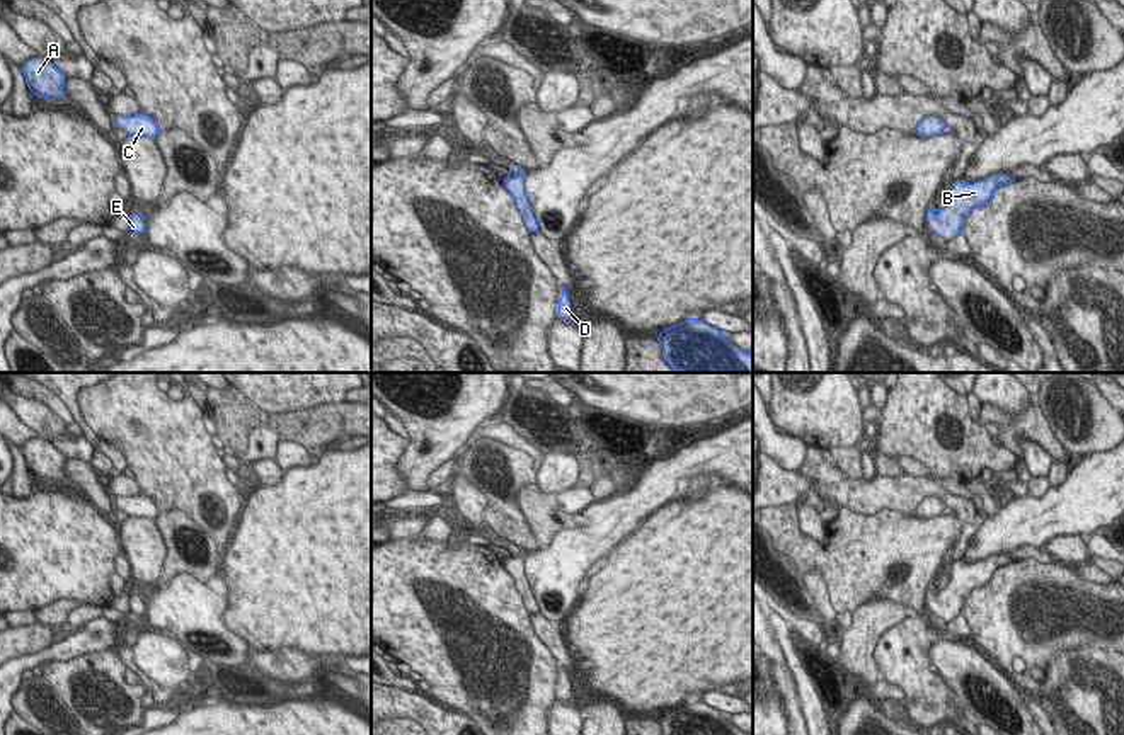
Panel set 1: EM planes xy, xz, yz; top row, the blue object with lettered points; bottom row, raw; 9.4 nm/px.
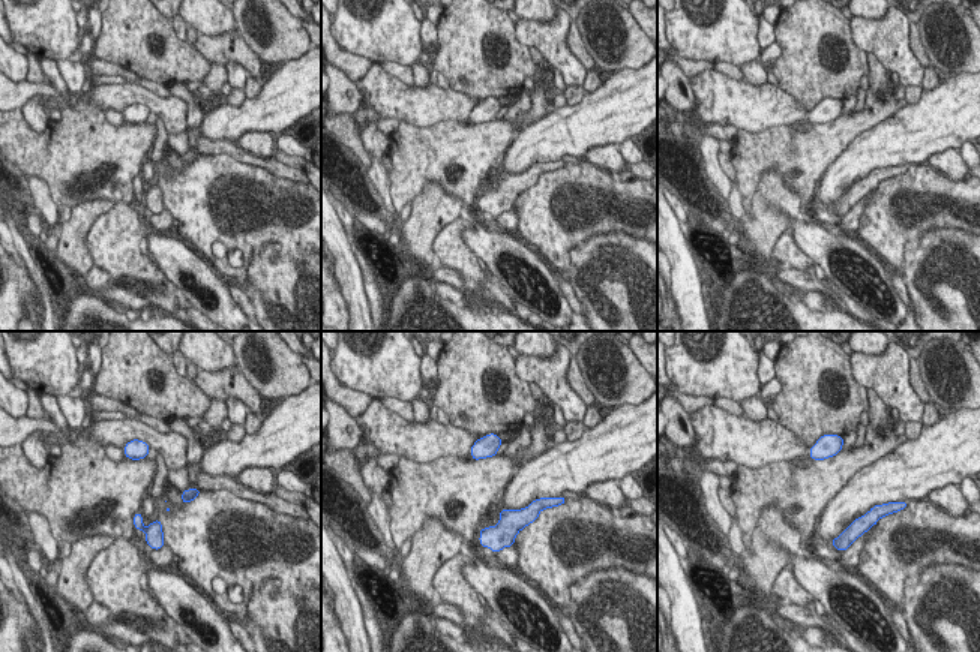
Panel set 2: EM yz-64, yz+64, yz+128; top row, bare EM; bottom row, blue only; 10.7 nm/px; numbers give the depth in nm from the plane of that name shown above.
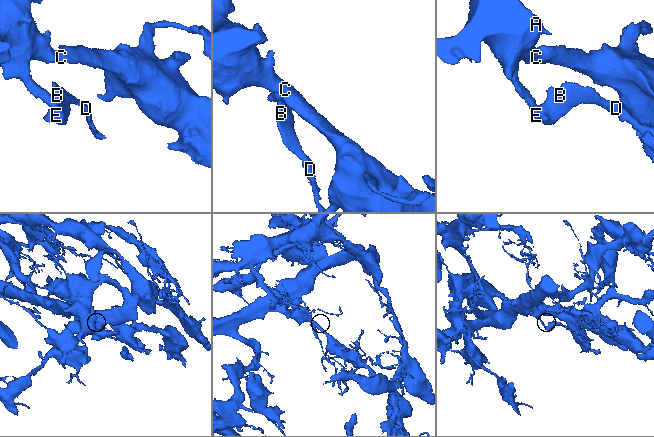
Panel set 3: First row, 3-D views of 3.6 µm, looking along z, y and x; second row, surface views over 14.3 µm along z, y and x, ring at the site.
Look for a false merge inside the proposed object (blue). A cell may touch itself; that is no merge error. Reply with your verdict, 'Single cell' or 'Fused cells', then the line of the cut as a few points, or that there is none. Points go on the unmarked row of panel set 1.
Single cell. No split.

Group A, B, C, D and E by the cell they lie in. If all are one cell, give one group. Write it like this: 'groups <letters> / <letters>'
groups A B C D E

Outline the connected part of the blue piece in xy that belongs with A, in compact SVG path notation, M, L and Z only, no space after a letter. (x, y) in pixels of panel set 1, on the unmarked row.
M31 439L24 444L22 454L32 476L49 480L56 487L66 483L63 473L66 456L51 441Z

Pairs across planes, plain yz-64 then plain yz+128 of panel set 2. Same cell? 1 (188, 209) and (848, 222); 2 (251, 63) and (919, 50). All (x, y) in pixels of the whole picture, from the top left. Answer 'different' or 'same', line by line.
1: different
2: same

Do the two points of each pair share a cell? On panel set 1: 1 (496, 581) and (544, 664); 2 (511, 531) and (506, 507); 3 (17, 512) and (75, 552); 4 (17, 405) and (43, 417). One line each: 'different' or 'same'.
1: same
2: same
3: same
4: same

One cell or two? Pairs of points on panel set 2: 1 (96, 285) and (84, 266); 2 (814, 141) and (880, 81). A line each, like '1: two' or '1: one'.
1: two
2: one

